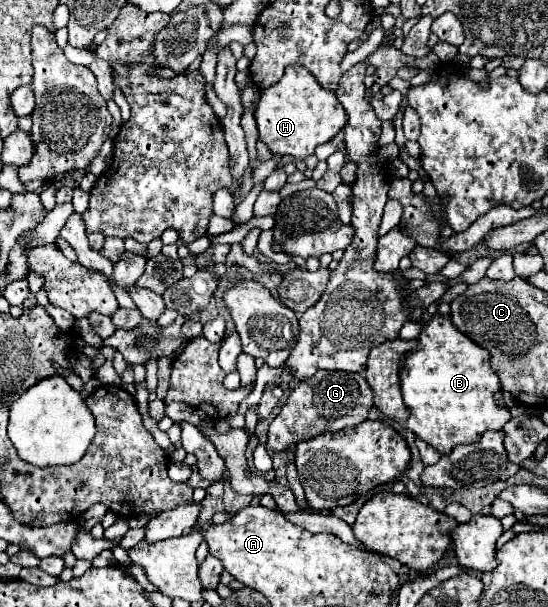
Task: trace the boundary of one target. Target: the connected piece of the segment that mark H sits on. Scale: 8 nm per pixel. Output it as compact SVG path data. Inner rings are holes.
M289 65L277 85L261 91L261 99L255 107L255 121L261 141L273 155L307 159L317 145L333 139L345 127L347 113L335 93L325 91L305 67Z

